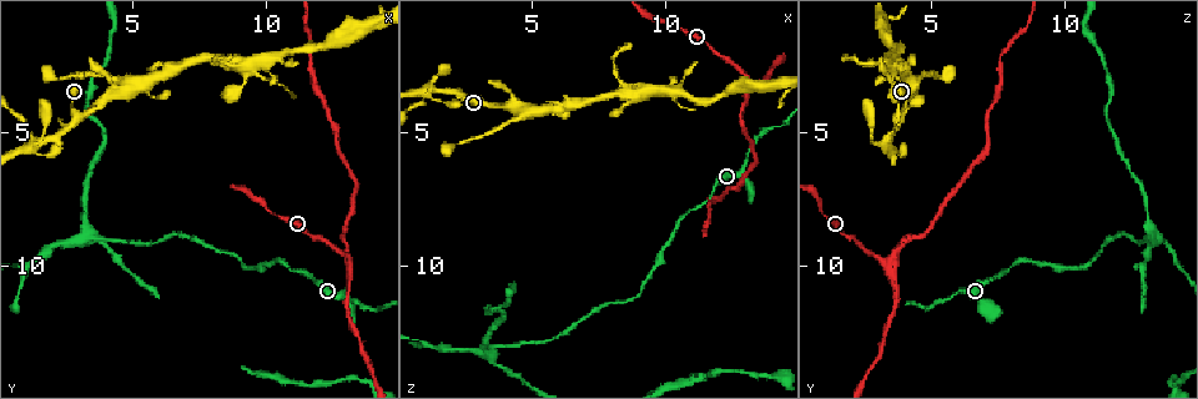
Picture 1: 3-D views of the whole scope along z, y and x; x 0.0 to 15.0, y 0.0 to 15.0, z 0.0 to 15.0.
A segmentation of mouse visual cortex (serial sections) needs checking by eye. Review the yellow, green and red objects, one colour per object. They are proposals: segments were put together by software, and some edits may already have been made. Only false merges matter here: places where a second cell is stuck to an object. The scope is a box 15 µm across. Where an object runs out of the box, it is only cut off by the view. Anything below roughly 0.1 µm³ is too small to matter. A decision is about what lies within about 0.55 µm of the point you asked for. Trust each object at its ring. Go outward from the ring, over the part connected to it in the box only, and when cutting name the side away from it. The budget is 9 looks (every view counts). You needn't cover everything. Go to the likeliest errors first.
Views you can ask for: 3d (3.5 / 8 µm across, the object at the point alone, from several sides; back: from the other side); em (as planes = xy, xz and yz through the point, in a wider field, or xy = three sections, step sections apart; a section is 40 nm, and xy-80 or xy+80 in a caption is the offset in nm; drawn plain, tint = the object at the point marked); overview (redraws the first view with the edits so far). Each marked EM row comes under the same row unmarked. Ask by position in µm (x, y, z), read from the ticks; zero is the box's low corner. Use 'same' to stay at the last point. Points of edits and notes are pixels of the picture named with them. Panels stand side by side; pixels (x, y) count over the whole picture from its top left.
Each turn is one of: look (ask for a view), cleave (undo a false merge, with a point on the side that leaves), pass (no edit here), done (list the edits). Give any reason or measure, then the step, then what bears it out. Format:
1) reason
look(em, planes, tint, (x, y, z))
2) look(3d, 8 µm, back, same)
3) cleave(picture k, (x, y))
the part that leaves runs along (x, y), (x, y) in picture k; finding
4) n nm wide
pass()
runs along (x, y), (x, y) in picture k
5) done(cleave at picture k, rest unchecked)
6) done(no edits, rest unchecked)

sharp bend
look(3d, 3.5 µm, (3.4, 8.9, 13.1))

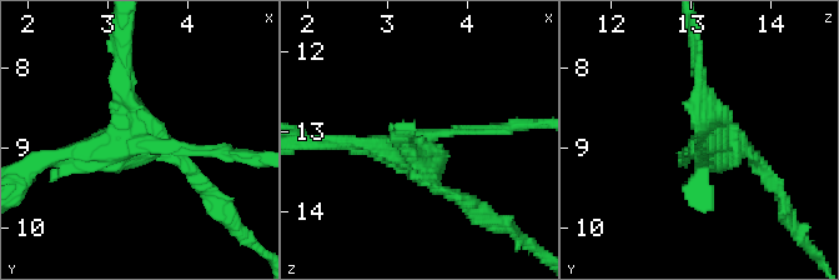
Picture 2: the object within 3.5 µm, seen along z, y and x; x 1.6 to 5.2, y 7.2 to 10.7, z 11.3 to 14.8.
4 arms; arms of 150, 150, 200, 250 nm
look(em, xy, step 5, tint, (3.40, 8.90, 13.10))

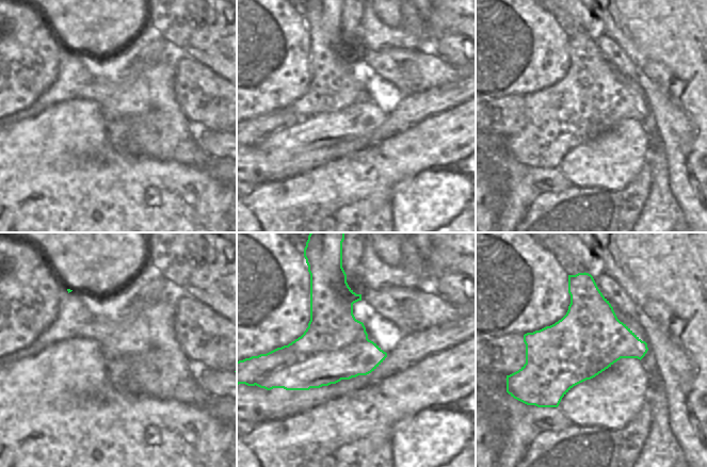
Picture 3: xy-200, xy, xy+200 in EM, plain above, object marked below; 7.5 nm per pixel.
cleave(picture 2, (696, 96))
the part that leaves runs along (706, 136), (712, 109), (696, 33) in picture 2; a second cell is stuck on

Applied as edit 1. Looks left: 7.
look(overview)

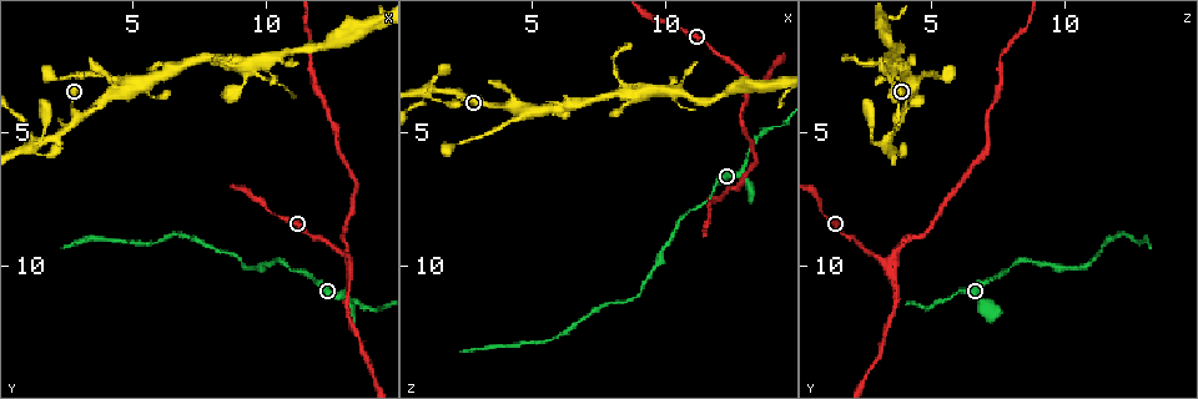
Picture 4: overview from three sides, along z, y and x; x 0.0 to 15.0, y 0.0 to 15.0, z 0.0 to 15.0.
three arms meet
look(3d, 8 µm, (13.2, 9.8, 3.2))

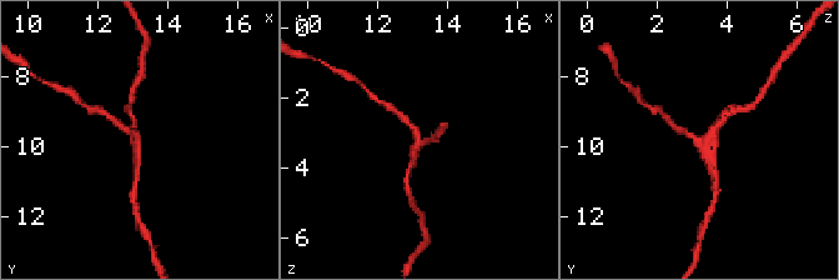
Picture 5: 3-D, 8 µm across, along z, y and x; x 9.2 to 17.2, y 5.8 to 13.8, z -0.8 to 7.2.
zoom in
look(3d, 3.5 µm, (13.2, 9.8, 3.0))

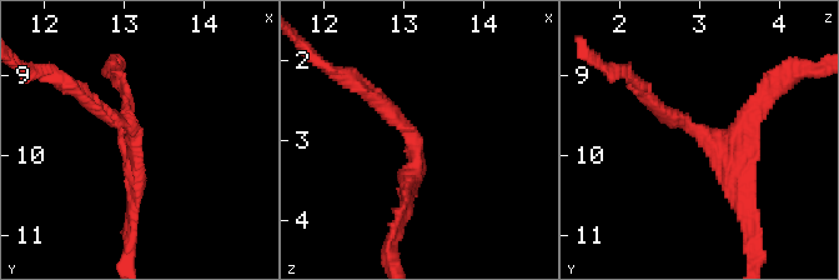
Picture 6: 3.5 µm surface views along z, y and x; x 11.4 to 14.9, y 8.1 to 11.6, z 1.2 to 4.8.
3 arms; arms of 200, 200, 200 nm; now the EM
look(em, planes, tint, (13.10, 9.75, 3.10))

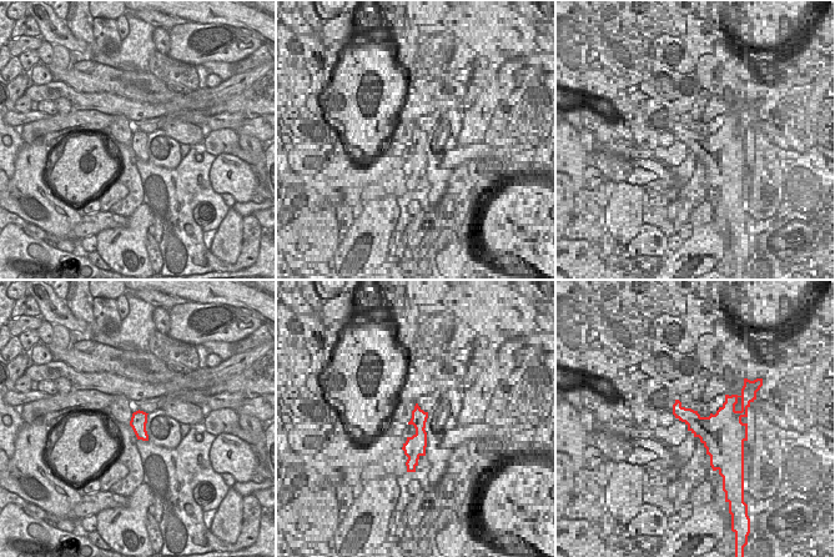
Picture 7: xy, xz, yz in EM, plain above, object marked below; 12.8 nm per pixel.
220 nm wide
pass()
runs along (367, 93), (413, 141), (406, 211) in picture 6; all the same cell

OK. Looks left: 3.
sharp bend
look(em, planes, tint, (2.8, 4.6, 3.7))

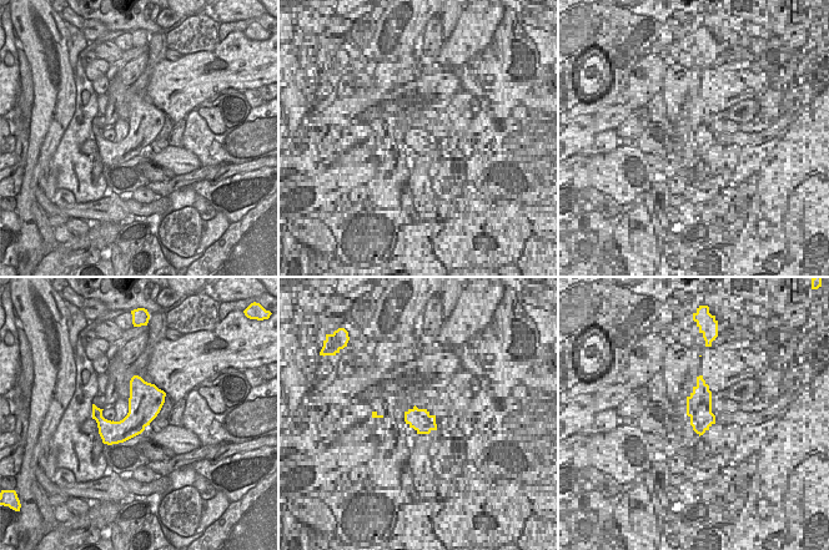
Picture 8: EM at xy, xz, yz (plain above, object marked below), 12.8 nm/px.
see where the arms go
look(3d, 3.5 µm, same)

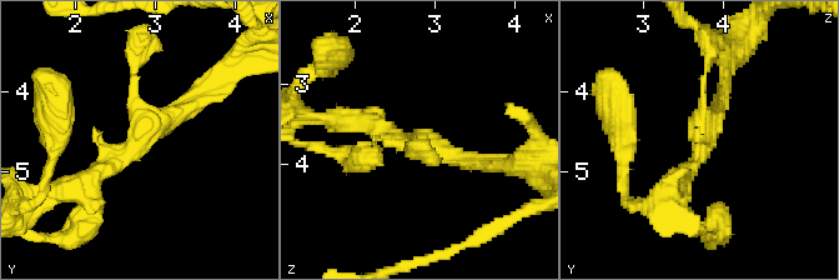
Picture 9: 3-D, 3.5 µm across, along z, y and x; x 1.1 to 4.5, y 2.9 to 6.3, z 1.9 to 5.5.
pass()
runs along (136, 50), (136, 108), (147, 130), (83, 184) in picture 9; one cell here

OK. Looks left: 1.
done(cleave at picture 2, rest unchecked)

